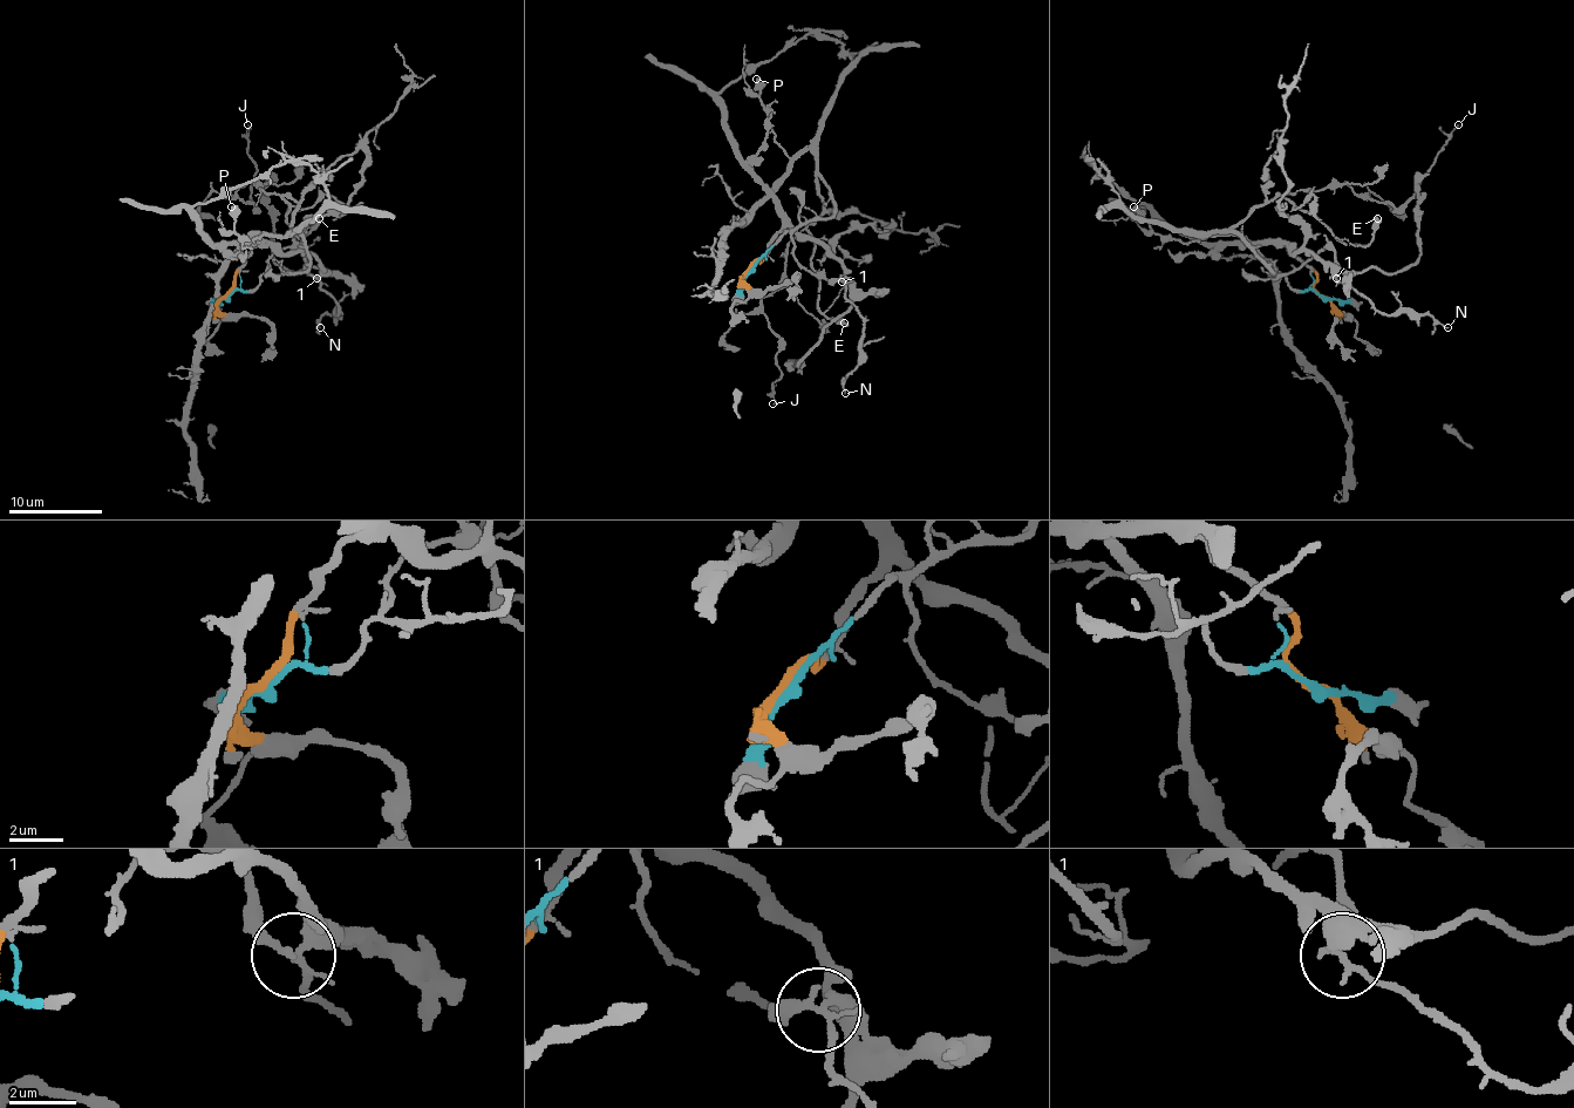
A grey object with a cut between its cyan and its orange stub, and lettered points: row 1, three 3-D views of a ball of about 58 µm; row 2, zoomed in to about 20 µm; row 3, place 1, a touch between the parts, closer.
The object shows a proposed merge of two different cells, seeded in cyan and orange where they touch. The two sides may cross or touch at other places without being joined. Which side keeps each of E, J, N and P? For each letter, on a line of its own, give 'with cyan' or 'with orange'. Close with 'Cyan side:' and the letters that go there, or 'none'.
E: with cyan
J: with cyan
N: with cyan
P: with cyan
Cyan side: E, J, N, P

